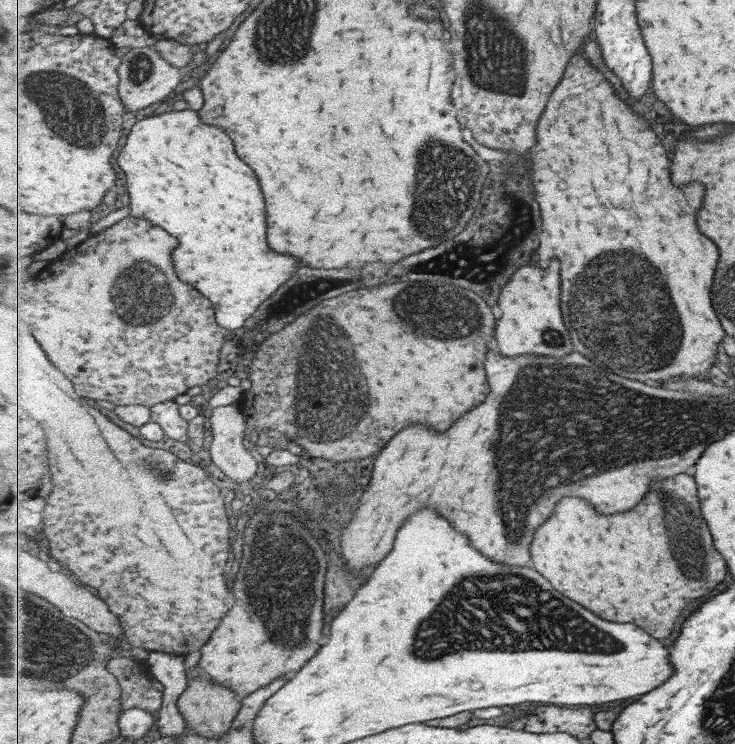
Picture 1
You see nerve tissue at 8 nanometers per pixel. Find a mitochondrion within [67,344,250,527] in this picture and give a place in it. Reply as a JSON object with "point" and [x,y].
{"point":[156,474]}

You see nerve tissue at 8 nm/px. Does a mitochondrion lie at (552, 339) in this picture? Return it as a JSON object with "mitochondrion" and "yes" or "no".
{"mitochondrion":"yes"}

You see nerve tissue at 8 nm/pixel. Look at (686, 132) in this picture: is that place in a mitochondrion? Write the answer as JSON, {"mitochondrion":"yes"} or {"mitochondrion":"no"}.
{"mitochondrion":"no"}

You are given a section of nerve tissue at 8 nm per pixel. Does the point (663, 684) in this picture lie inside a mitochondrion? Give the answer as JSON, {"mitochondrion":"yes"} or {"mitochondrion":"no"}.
{"mitochondrion":"no"}

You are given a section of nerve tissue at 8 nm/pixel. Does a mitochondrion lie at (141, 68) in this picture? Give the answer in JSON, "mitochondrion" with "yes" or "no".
{"mitochondrion":"yes"}

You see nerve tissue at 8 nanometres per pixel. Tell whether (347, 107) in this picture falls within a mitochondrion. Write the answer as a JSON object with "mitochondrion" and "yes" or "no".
{"mitochondrion":"no"}

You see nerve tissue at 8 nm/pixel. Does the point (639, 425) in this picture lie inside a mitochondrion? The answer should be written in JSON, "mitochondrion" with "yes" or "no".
{"mitochondrion":"yes"}

